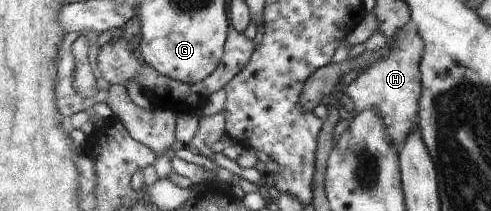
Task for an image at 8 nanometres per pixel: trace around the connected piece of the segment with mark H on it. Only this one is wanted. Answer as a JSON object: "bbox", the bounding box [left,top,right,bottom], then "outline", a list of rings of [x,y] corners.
{"bbox":[346,24,423,149],"outline":[[[412,24],[404,27],[394,37],[395,41],[388,46],[389,53],[383,59],[373,63],[348,85],[346,89],[355,103],[355,110],[377,110],[383,118],[383,124],[391,143],[400,149],[405,140],[412,134],[412,127],[416,127],[414,119],[418,111],[419,101],[423,89],[420,89],[420,59],[423,59],[423,38],[419,36]]]}

